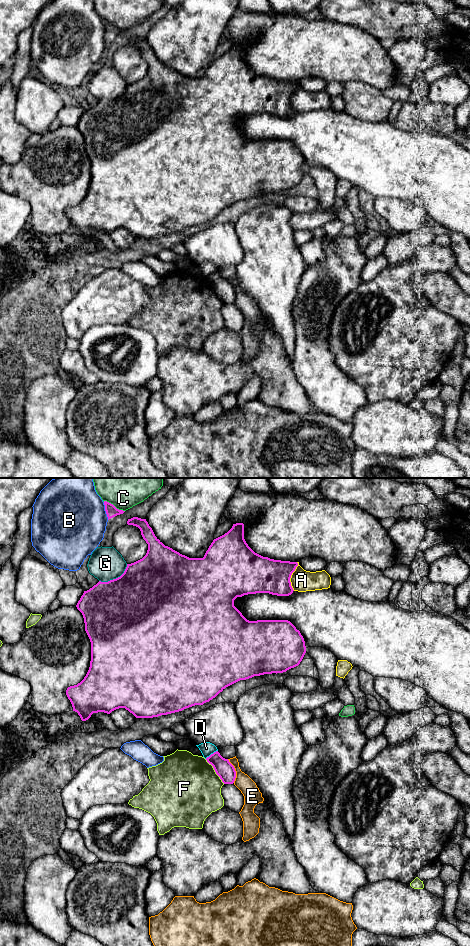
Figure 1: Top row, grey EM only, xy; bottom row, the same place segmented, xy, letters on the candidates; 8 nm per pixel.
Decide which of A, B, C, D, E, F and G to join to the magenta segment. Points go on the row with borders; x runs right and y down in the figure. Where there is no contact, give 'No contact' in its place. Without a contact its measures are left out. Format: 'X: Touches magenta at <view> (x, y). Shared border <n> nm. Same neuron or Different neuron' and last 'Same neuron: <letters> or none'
A: Touches magenta at xy (290, 576). Shared border 240 nm. Different neuron
B: Touches magenta at xy (105, 510). Shared border 150 nm. Different neuron
C: Touches magenta at xy (113, 505). Shared border 190 nm. Different neuron
D: Touches magenta at xy (211, 754). Shared border 120 nm. Different neuron
E: Touches magenta at xy (235, 771). Shared border 200 nm. Different neuron
F: Touches magenta at xy (215, 771). Shared border 260 nm. Different neuron
G: Touches magenta at xy (116, 578). Shared border 280 nm. Different neuron
Same neuron: none

